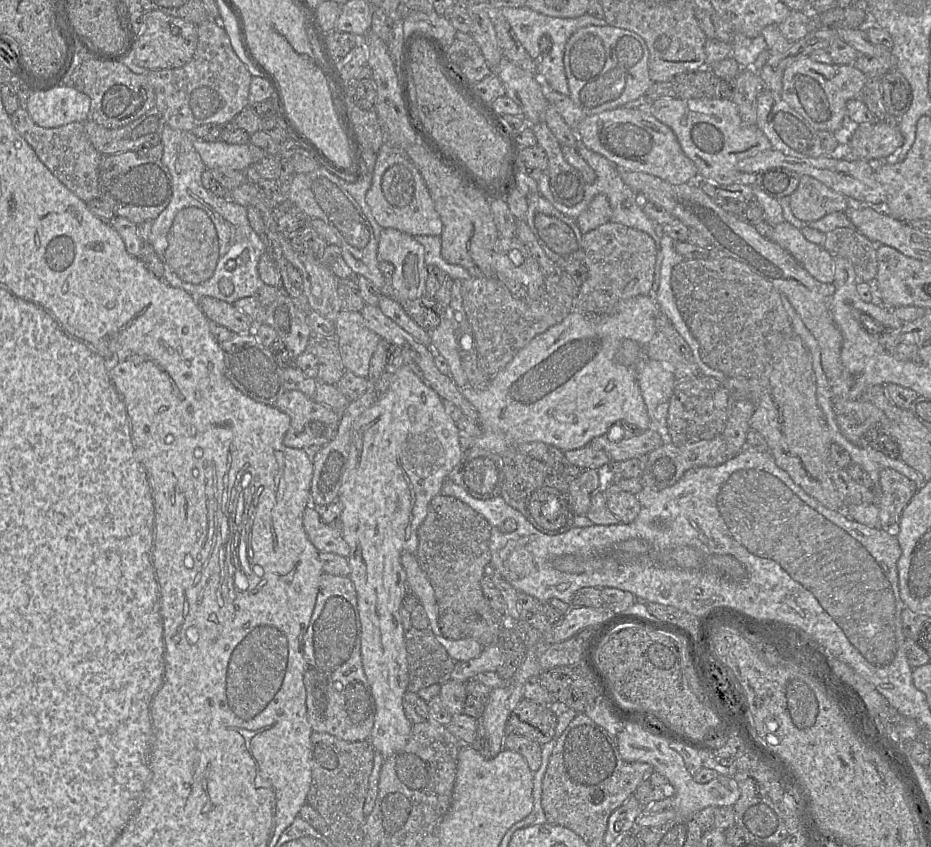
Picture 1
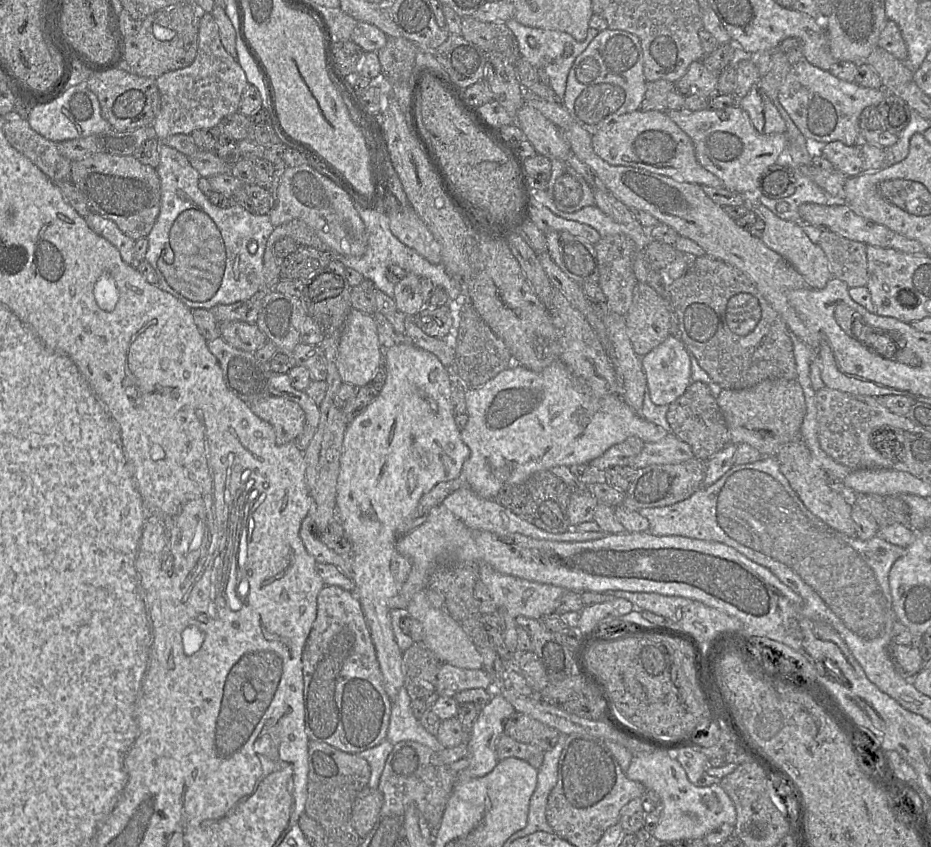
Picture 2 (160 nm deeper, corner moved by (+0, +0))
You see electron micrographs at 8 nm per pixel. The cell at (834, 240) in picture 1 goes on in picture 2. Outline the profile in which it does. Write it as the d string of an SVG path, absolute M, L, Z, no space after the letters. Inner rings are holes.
M822 230L819 246L828 259L832 277L842 280L849 288L867 285L866 244Z

